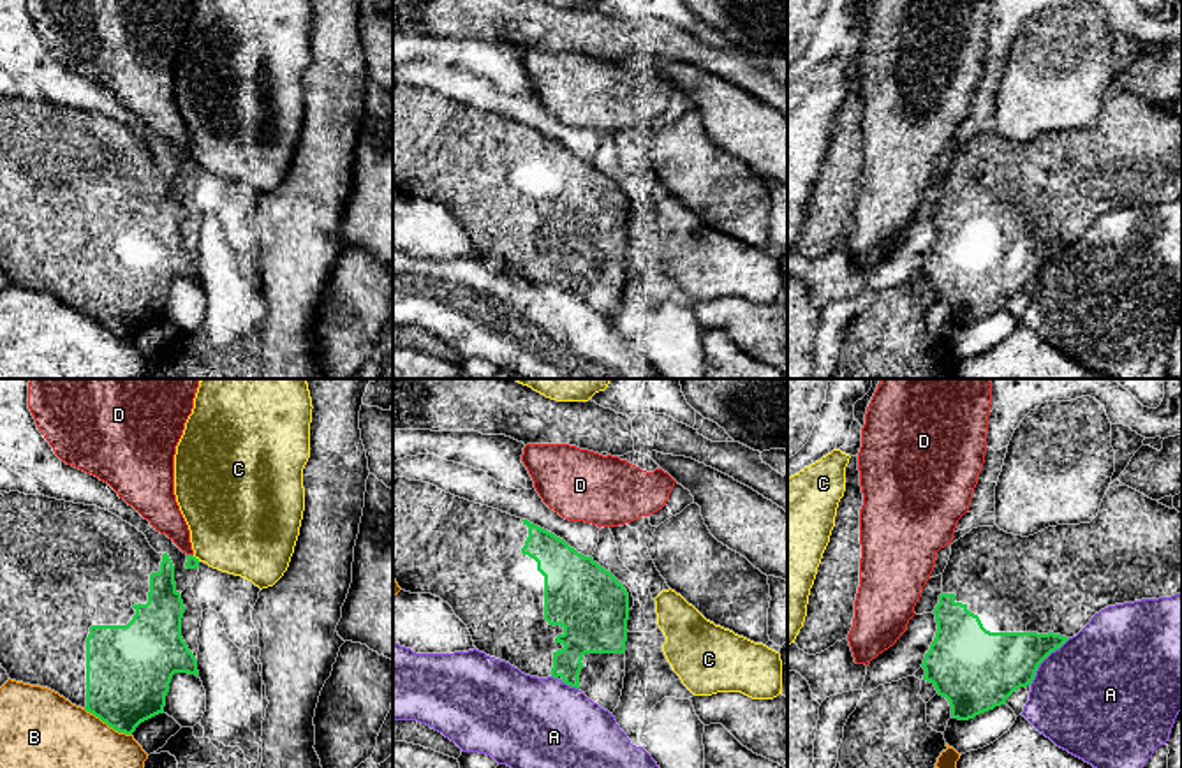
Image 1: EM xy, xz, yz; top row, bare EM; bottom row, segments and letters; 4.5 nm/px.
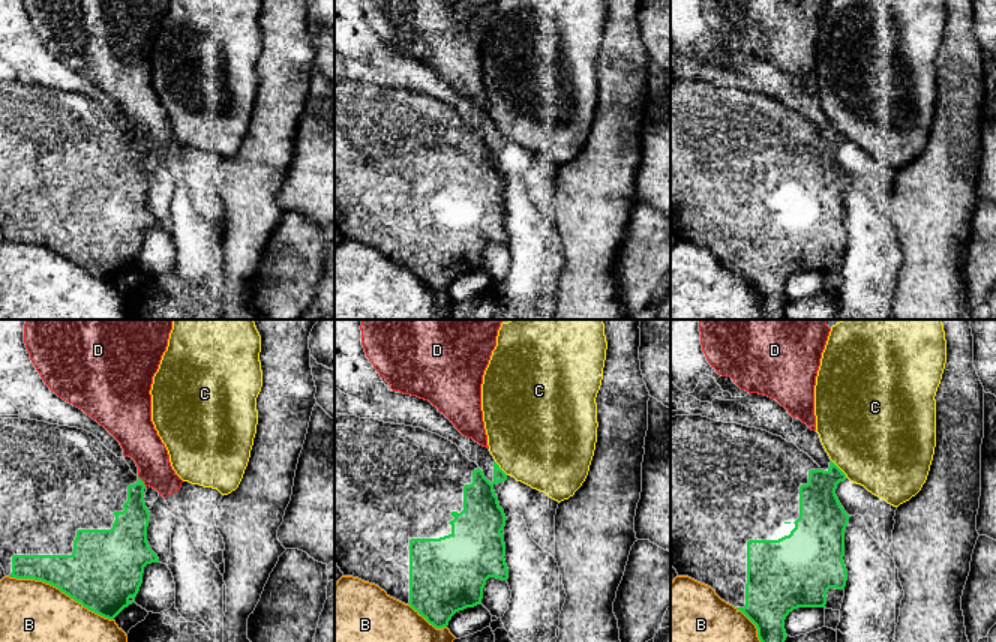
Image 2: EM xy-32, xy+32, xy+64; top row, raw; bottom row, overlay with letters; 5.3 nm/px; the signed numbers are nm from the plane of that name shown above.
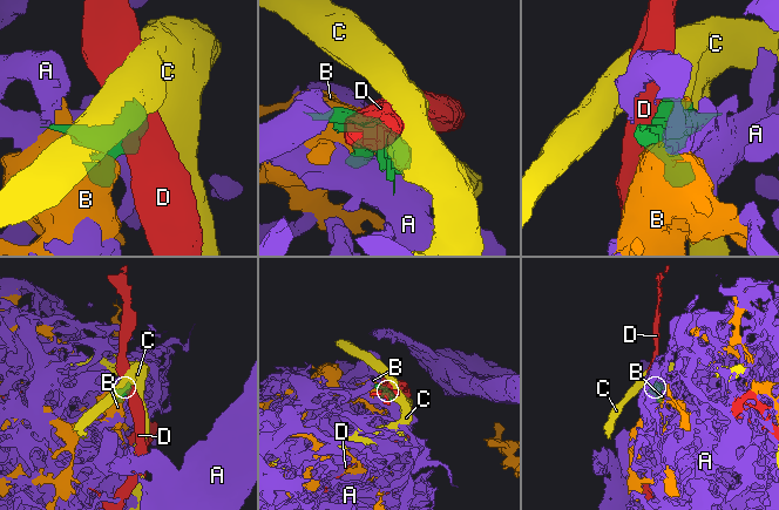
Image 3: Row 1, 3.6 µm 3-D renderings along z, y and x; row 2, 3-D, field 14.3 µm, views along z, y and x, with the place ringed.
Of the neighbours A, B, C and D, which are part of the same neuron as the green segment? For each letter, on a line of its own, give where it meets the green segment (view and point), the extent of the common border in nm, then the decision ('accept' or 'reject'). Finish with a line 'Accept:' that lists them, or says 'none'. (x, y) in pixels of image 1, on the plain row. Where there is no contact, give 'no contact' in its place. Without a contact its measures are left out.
A: contact yz (1045, 263); length 280 nm; reject
B: contact xy (108, 330); length 260 nm; reject
C: contact xy (194, 162); length 50 nm; reject
D: contact xy (191, 161); length 30 nm; reject
Accept: none

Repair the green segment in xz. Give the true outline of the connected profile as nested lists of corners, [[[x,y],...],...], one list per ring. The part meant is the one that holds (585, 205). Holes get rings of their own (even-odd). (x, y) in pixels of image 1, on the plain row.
[[[393,86],[393,183],[410,199],[432,199],[447,208],[467,231],[474,252],[537,284],[558,284],[580,294],[609,319],[620,308],[625,282],[629,199],[592,162],[585,162],[555,139],[502,118],[469,107],[423,86]]]

